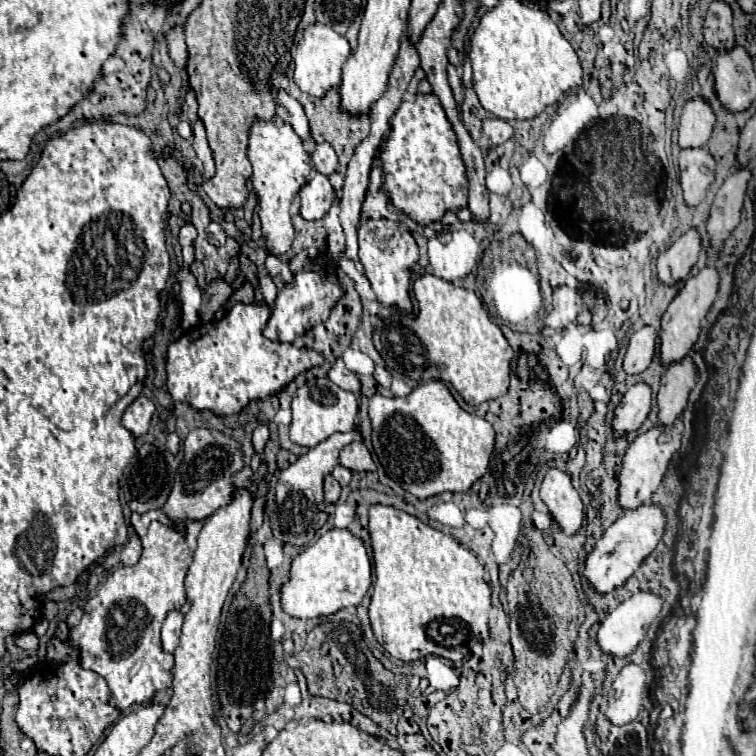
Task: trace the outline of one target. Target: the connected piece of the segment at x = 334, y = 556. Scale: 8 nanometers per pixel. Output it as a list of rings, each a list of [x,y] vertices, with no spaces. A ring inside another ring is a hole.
[[[328,530],[316,544],[302,550],[290,566],[288,580],[280,586],[282,610],[292,618],[308,620],[330,616],[342,608],[358,606],[370,588],[370,560],[364,544],[348,530]]]

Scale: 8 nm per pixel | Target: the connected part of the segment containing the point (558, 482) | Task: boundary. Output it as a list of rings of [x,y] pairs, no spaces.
[[[550,468],[542,480],[540,498],[566,534],[574,534],[582,526],[584,504],[566,472]]]

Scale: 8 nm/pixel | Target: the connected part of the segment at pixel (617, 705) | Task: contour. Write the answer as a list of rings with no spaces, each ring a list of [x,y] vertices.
[[[628,664],[620,670],[616,680],[612,682],[608,708],[604,710],[608,722],[616,726],[626,726],[638,716],[642,706],[642,692],[646,688],[644,680],[646,674],[636,664]]]

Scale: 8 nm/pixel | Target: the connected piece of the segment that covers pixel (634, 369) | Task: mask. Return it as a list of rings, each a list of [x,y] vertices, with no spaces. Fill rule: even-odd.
[[[644,326],[636,330],[630,338],[626,356],[624,356],[624,372],[626,374],[640,374],[644,372],[656,352],[656,334],[652,326]]]

